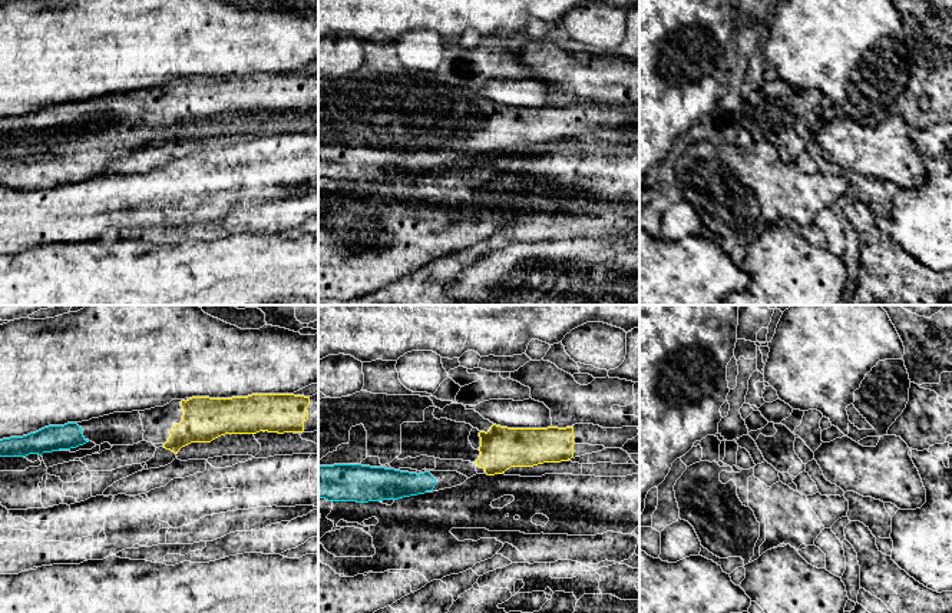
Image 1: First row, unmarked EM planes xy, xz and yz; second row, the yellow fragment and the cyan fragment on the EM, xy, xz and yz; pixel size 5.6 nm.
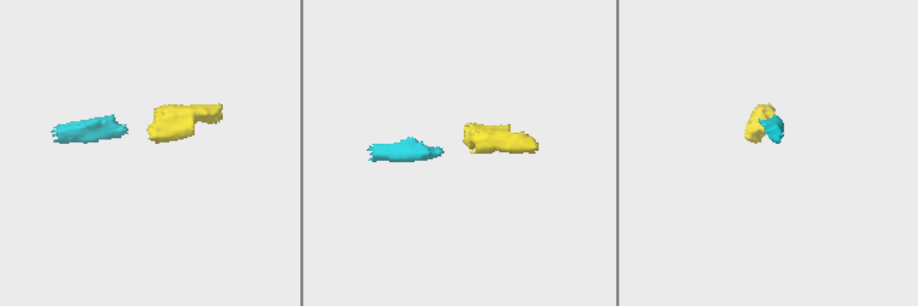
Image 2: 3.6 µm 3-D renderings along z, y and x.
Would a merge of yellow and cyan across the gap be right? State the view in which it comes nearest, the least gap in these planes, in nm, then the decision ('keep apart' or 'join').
xz | 240 nm | join

